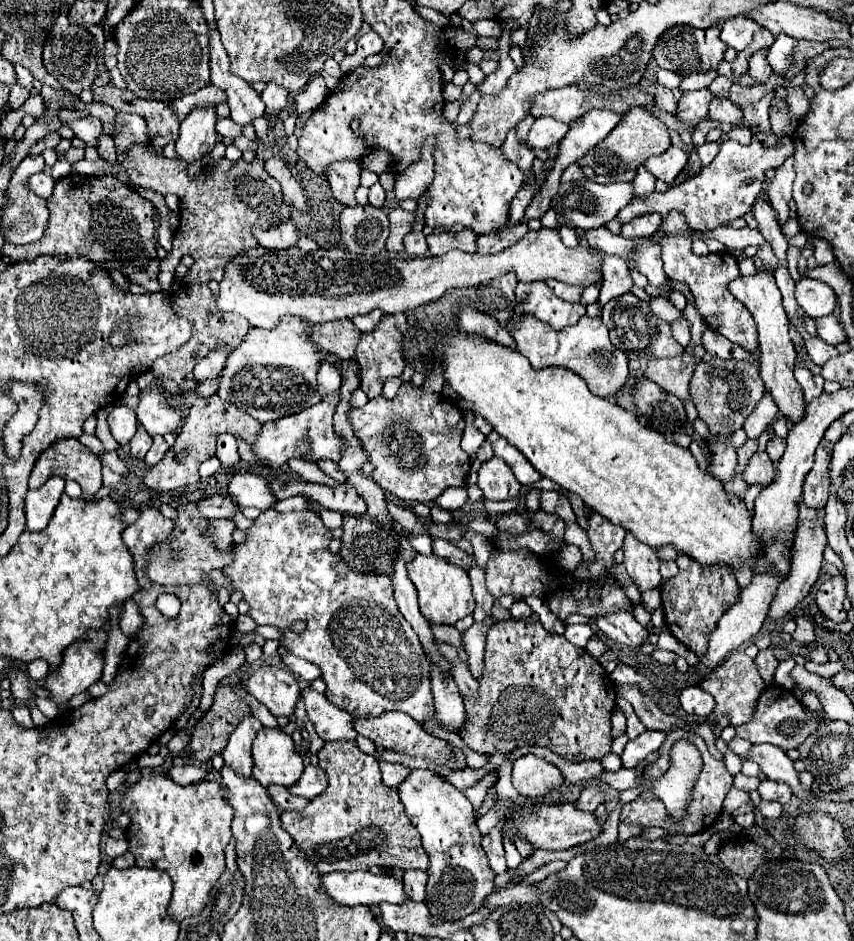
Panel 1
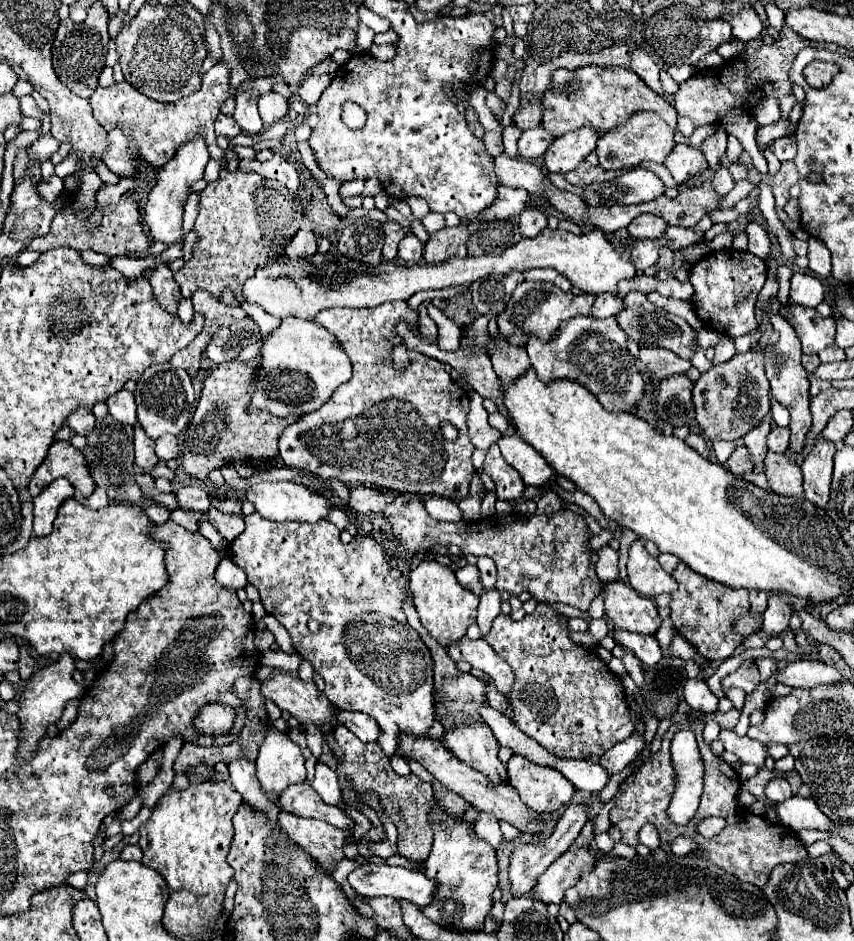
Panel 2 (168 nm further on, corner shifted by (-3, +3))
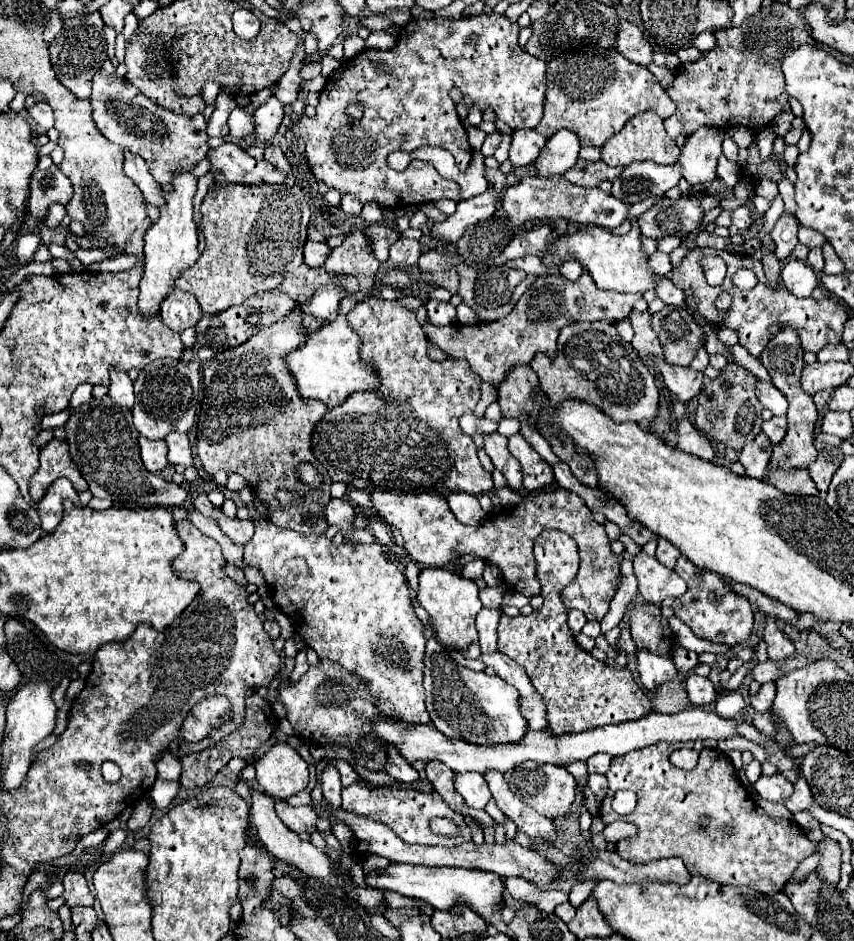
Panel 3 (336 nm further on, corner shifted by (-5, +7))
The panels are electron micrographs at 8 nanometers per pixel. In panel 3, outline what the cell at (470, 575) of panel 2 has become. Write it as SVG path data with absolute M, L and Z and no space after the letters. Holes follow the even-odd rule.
M486 586L480 590L479 598L483 607L501 611L501 602L505 592L500 587Z

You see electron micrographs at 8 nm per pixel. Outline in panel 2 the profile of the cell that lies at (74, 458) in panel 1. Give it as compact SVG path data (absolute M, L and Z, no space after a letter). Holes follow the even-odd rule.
M69 442L51 444L47 458L31 478L29 484L31 496L37 496L55 478L67 478L73 484L73 488L77 488L83 496L89 496L95 490L95 482L85 466L83 454L77 448L73 448Z

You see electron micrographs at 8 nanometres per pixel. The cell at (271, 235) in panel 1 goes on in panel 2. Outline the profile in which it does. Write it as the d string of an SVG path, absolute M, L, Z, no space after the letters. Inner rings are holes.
M299 230L285 248L287 258L311 258L317 252L317 236L313 232Z

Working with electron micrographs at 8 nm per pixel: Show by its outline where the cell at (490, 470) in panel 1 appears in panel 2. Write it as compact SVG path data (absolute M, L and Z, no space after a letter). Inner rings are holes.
M493 444L487 450L483 470L495 480L495 492L497 492L499 500L517 500L517 498L521 498L521 494L525 490L525 484L523 484L519 472L503 460L497 444Z

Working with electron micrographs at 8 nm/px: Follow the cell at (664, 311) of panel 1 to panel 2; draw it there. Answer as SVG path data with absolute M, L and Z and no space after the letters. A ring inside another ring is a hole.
M703 328L703 330L697 332L697 340L699 340L701 348L715 348L715 344L719 344L719 338L723 338L723 334L715 332L711 328L709 330Z

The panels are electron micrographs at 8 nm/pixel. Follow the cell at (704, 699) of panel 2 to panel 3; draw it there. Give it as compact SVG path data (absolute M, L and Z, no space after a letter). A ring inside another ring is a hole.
M691 674L685 680L685 688L687 688L689 700L697 706L705 706L705 704L711 704L717 700L717 692L715 692L713 684L709 682L709 678L701 678L697 674Z

